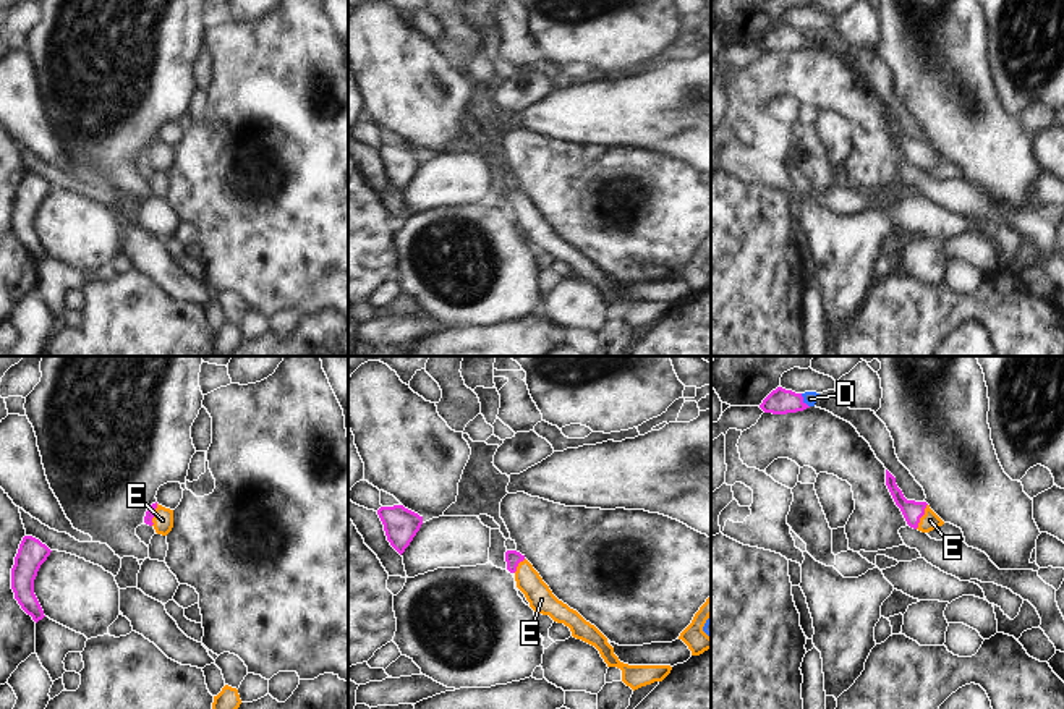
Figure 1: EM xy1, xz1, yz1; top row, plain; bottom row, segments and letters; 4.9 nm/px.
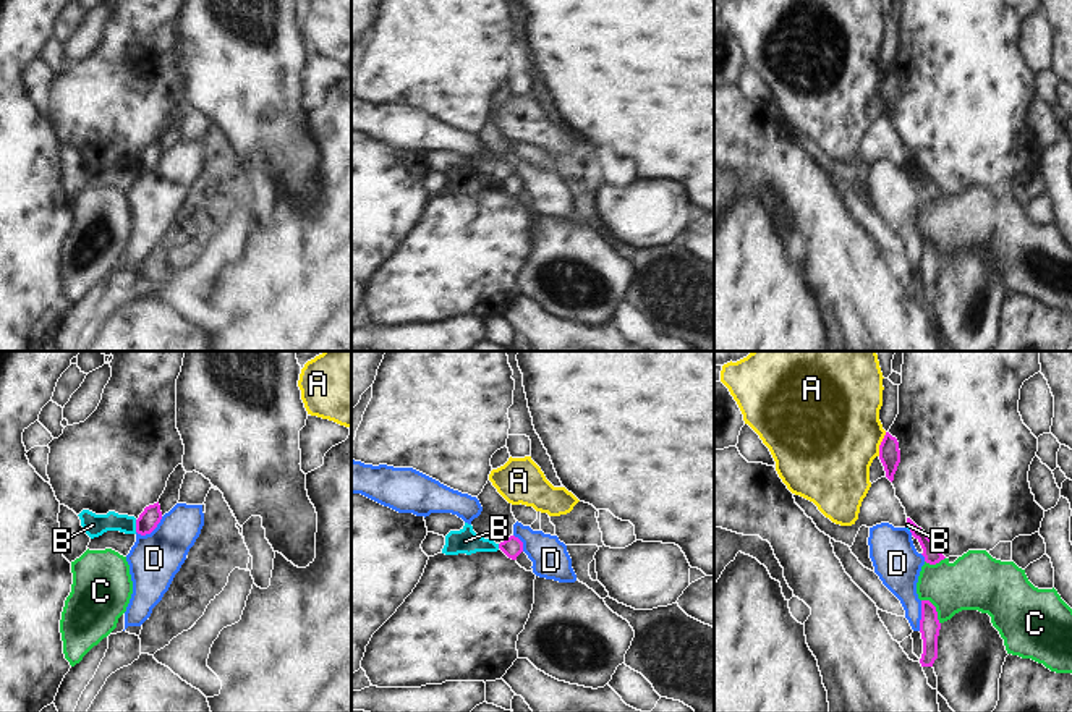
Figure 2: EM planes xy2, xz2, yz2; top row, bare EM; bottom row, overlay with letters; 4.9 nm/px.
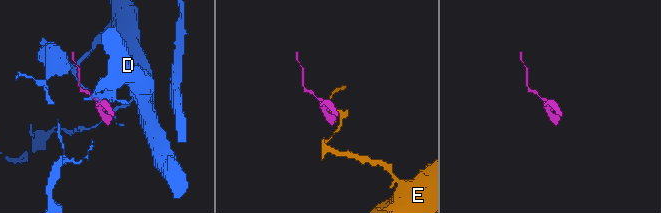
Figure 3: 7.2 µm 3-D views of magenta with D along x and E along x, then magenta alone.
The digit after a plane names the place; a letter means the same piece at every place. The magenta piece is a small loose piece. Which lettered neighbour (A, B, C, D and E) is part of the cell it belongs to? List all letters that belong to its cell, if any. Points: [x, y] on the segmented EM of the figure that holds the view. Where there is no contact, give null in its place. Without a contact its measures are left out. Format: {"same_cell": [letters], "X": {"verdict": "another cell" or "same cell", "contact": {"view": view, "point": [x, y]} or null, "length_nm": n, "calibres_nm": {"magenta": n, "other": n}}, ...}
{"same_cell": ["E"], "A": {"verdict": "another cell", "contact": {"view": "yz2", "point": [881, 444]}, "length_nm": 130, "calibres_nm": {"magenta": 110, "other": 480}}, "B": {"verdict": "another cell", "contact": {"view": "xy2", "point": [136, 526]}, "length_nm": 60, "calibres_nm": {"magenta": 100, "other": 110}}, "C": {"verdict": "another cell", "contact": {"view": "yz2", "point": [935, 609]}, "length_nm": 160, "calibres_nm": {"magenta": 100, "other": 280}}, "D": {"verdict": "another cell", "contact": {"view": "xy2", "point": [151, 531]}, "length_nm": 160, "calibres_nm": {"magenta": 100, "other": 260}}, "E": {"verdict": "same cell", "contact": {"view": "yz1", "point": [922, 515]}, "length_nm": 140, "calibres_nm": {"magenta": 100, "other": 90}}}

